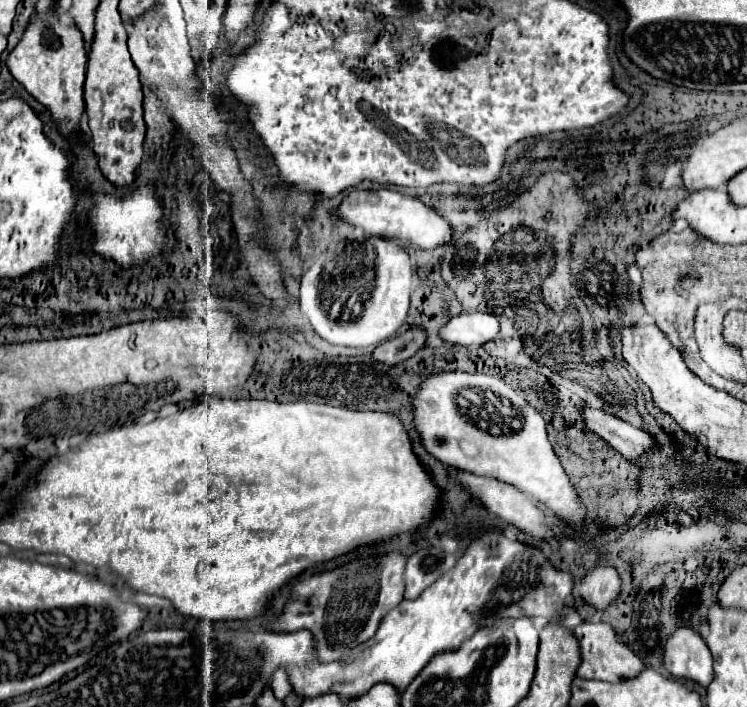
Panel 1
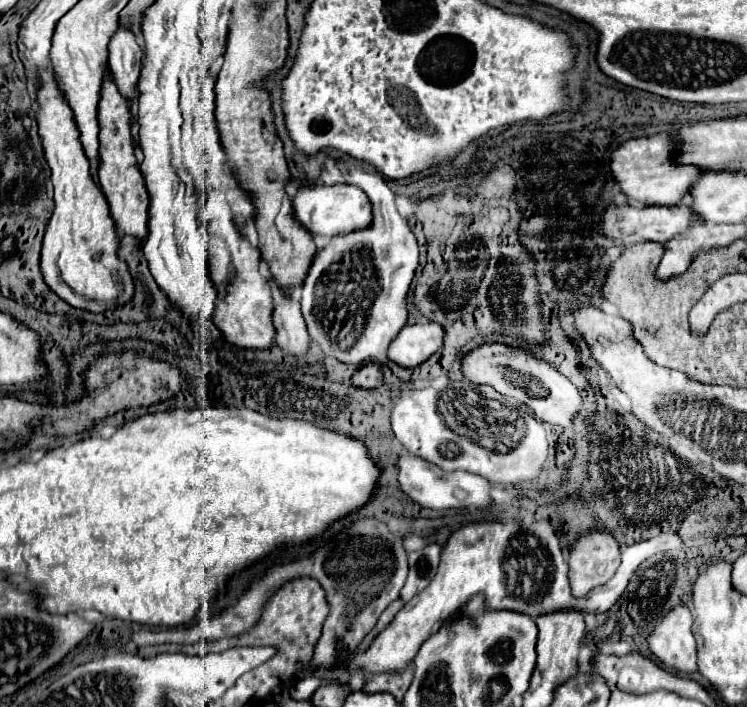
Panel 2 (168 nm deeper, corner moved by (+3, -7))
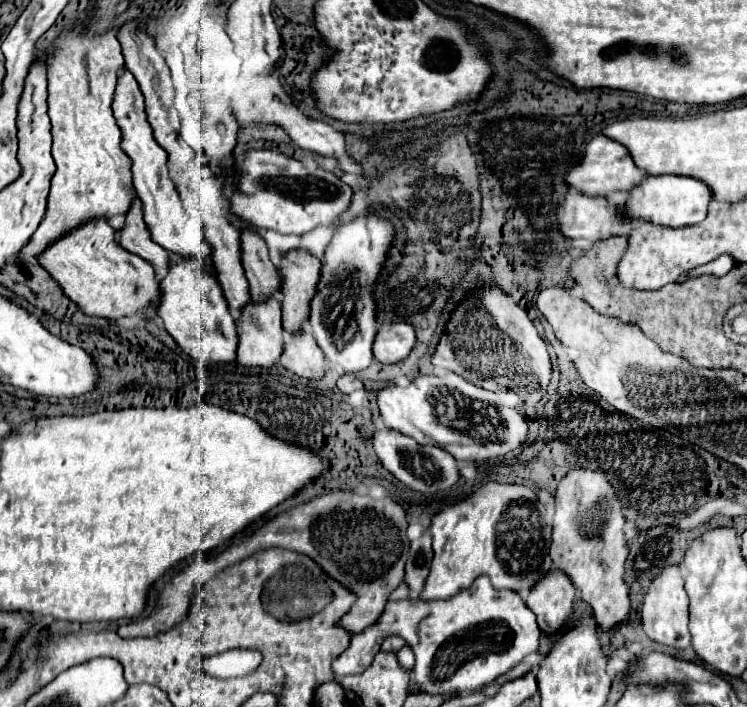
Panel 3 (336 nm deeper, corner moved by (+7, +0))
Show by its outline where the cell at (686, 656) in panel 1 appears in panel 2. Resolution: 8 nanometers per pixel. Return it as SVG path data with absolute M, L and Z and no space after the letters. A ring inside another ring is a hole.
M685 605L671 609L649 635L649 649L665 665L679 673L697 671L697 643L691 633L691 611Z

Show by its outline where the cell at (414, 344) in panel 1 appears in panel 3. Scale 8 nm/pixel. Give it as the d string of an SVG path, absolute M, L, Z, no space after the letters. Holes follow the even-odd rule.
M341 376L337 380L337 388L339 388L341 394L351 394L355 390L361 390L363 384L361 384L361 380L357 376Z

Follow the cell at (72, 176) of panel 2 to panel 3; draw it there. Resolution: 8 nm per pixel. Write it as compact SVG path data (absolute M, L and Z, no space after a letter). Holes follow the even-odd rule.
M93 220L73 230L47 248L37 262L59 282L65 296L89 316L119 320L143 308L155 310L155 304L159 304L159 278L155 270L115 242L115 230L107 220Z

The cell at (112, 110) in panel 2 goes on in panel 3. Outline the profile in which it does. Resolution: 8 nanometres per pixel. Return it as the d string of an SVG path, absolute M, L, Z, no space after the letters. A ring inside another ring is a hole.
M137 200L137 204L133 204L131 212L127 214L127 224L123 228L121 246L125 250L129 250L131 254L141 256L143 260L147 260L153 266L169 268L171 254L163 246L159 246L151 240L151 232L143 220L143 208L141 208L139 200Z

